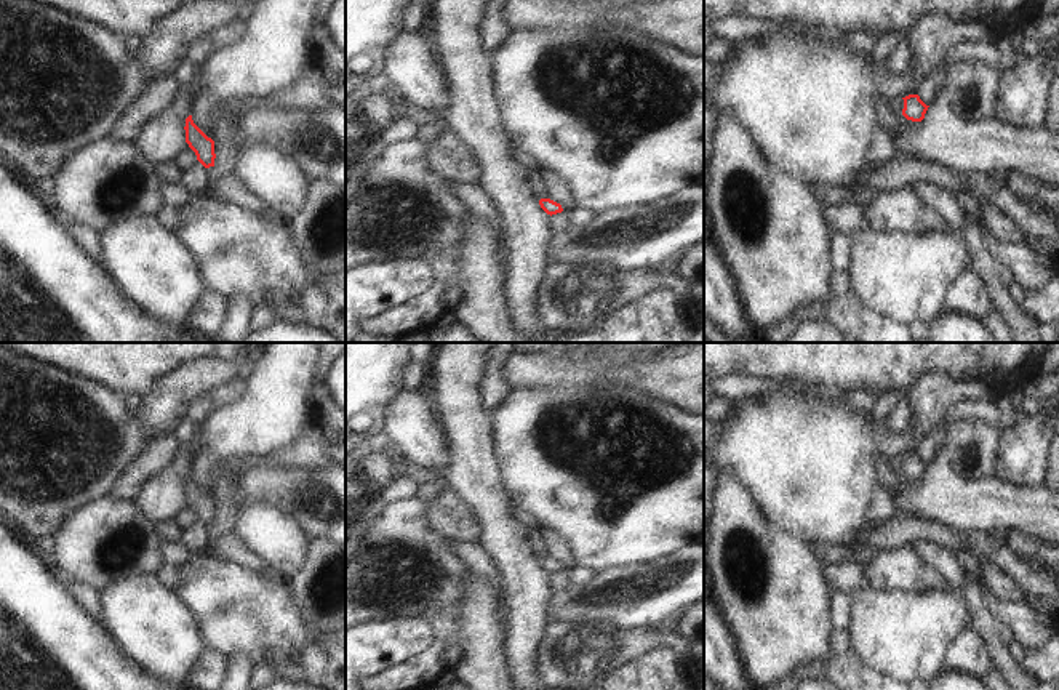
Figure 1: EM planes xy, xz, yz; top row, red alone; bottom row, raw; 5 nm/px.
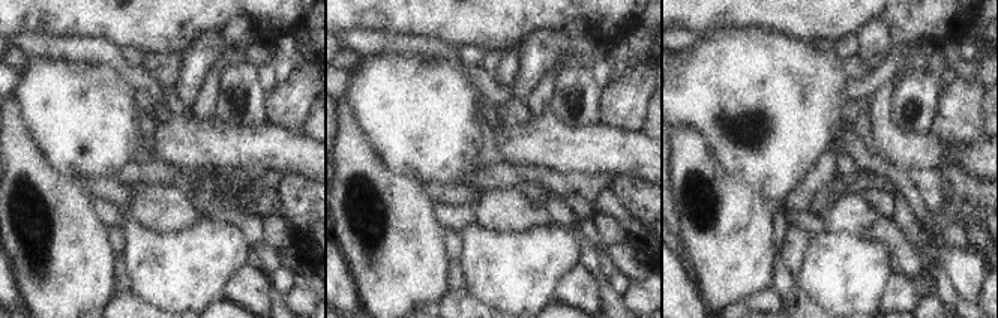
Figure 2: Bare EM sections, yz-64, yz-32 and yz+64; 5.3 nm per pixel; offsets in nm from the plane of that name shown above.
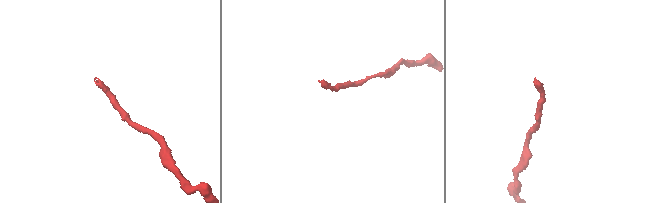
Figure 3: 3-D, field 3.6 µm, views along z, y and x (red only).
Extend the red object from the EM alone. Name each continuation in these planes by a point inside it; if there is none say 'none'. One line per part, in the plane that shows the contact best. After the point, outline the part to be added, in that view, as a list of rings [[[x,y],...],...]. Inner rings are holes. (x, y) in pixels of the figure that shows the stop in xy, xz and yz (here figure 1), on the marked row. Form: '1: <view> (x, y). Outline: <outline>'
none

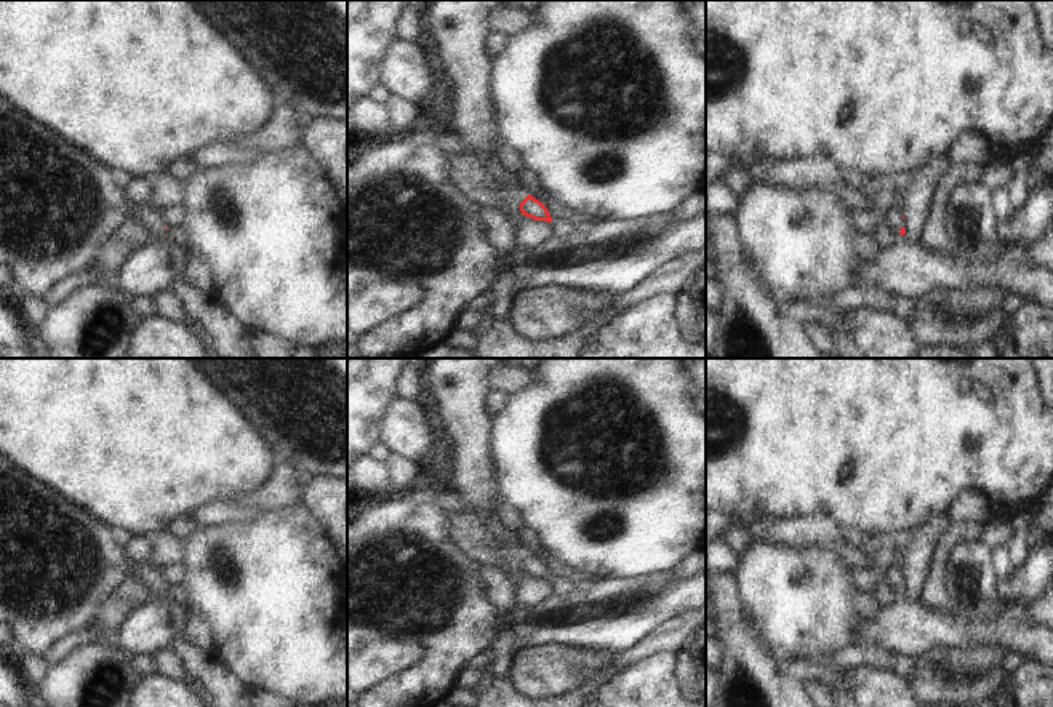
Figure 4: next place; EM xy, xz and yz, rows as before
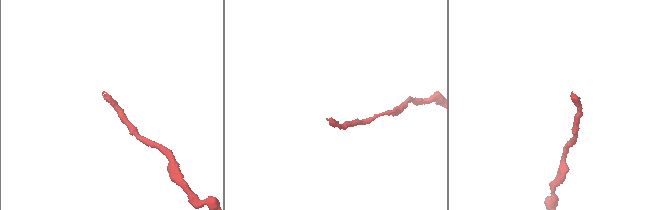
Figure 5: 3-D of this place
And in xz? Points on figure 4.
none

